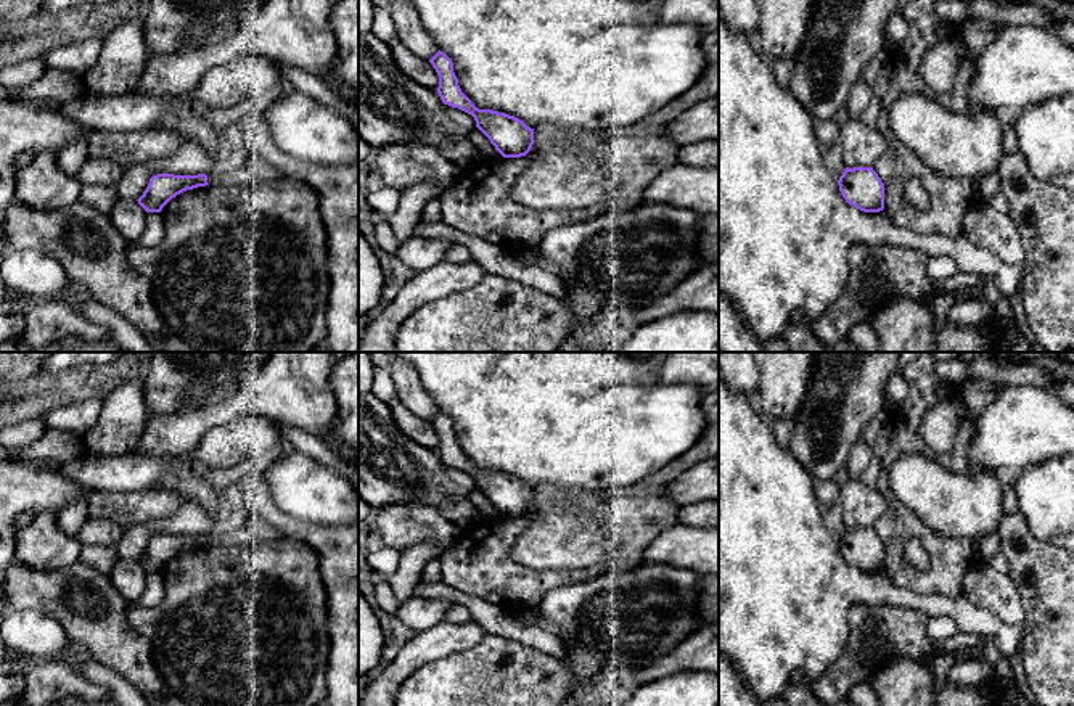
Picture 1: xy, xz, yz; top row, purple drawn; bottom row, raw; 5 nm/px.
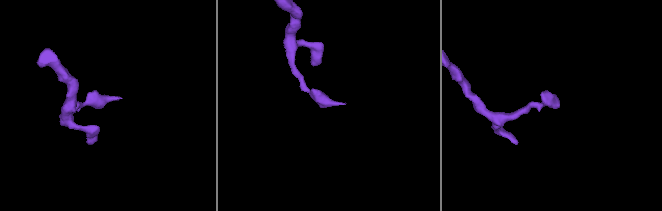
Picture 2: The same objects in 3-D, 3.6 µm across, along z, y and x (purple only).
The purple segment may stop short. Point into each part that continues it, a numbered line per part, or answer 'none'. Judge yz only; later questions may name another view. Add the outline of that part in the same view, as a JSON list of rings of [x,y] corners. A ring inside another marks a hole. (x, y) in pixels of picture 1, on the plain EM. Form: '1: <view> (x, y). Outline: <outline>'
none

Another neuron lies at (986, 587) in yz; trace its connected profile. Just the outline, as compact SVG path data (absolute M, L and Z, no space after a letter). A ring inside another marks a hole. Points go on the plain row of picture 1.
M976 560L963 577L963 595L982 610L992 611L1010 626L1024 626L1024 606L1010 577L989 563Z

